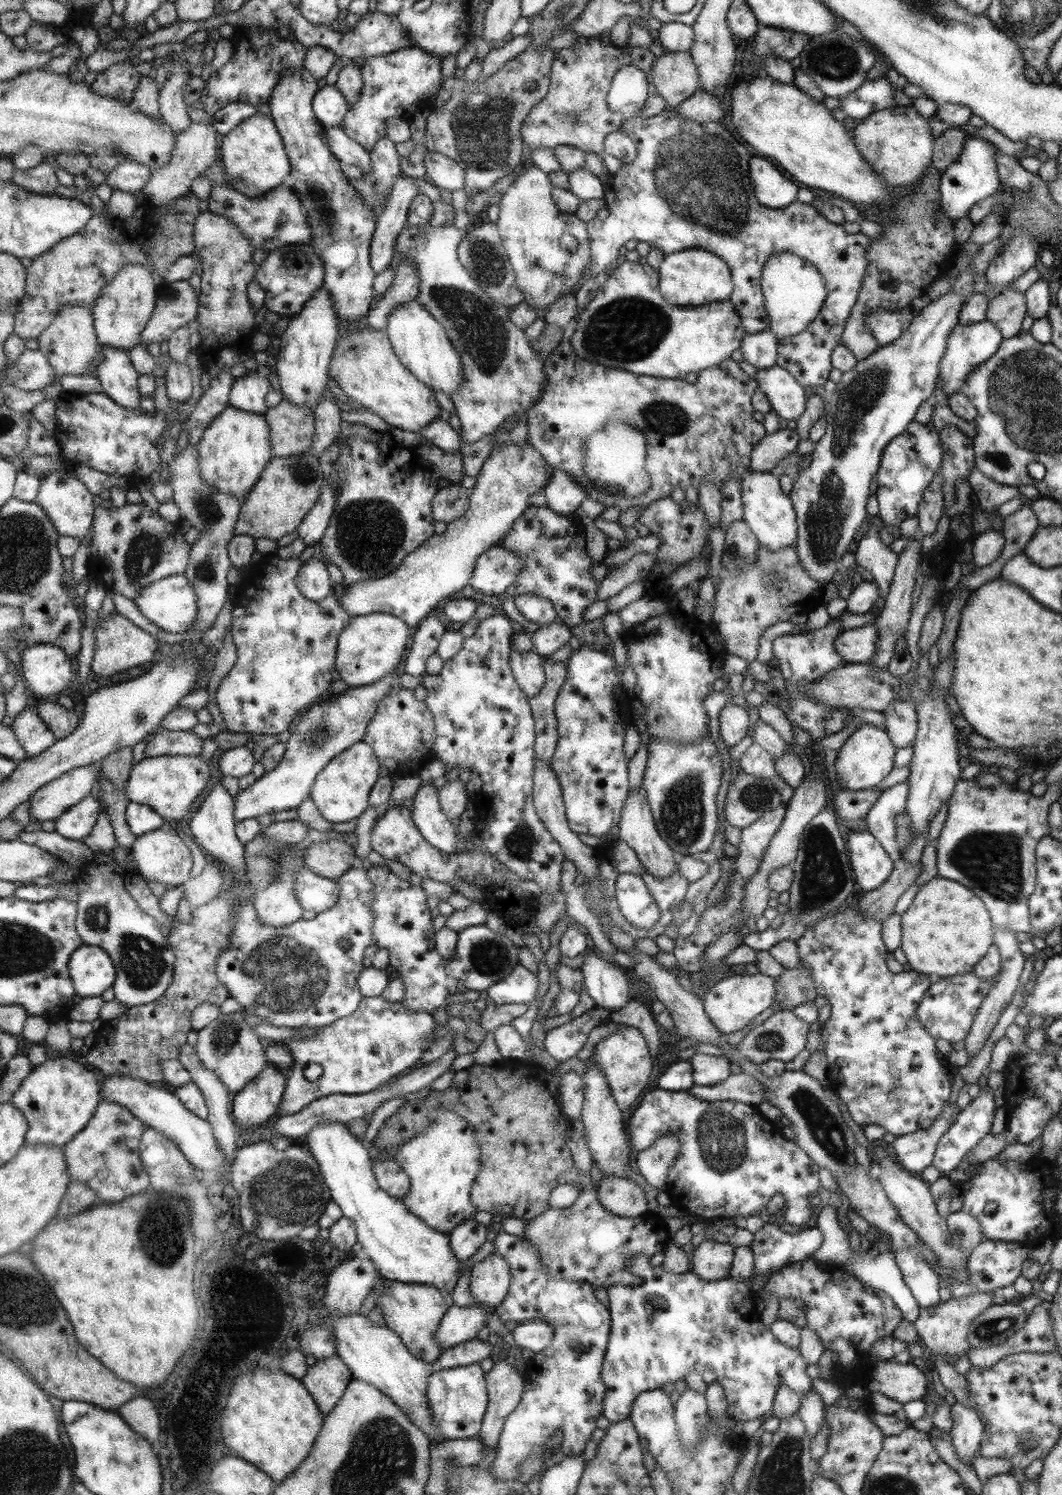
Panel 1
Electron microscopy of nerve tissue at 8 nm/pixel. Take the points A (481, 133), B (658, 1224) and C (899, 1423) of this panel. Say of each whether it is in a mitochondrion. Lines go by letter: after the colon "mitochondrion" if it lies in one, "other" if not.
A: mitochondrion
B: other
C: other

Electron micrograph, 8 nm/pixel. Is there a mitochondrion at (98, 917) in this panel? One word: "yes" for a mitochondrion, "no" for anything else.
yes

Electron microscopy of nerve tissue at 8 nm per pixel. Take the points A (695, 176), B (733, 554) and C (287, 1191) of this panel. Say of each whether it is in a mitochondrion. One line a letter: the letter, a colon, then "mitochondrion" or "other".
A: mitochondrion
B: mitochondrion
C: mitochondrion

